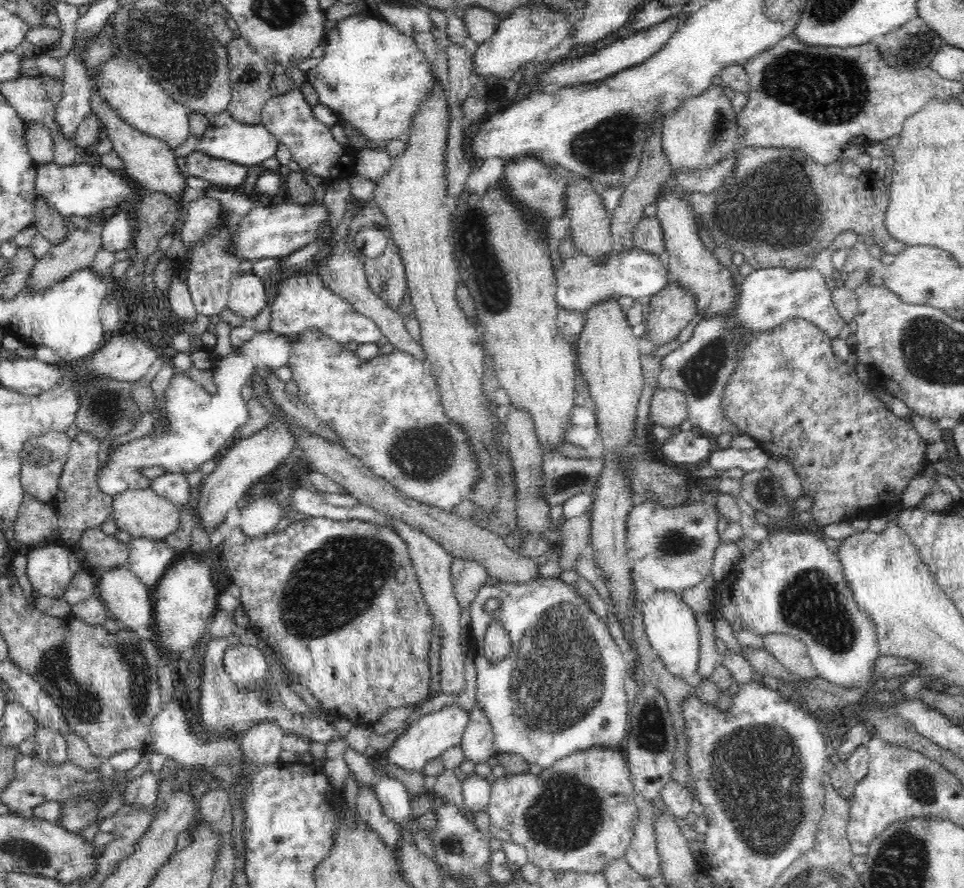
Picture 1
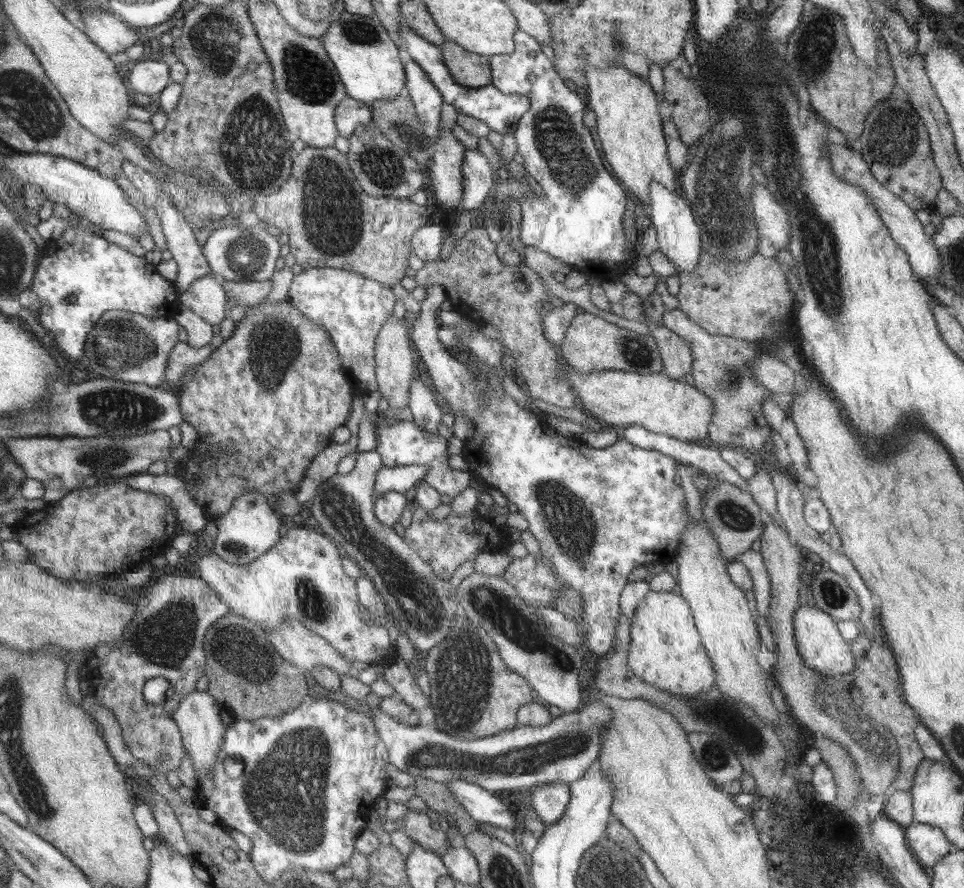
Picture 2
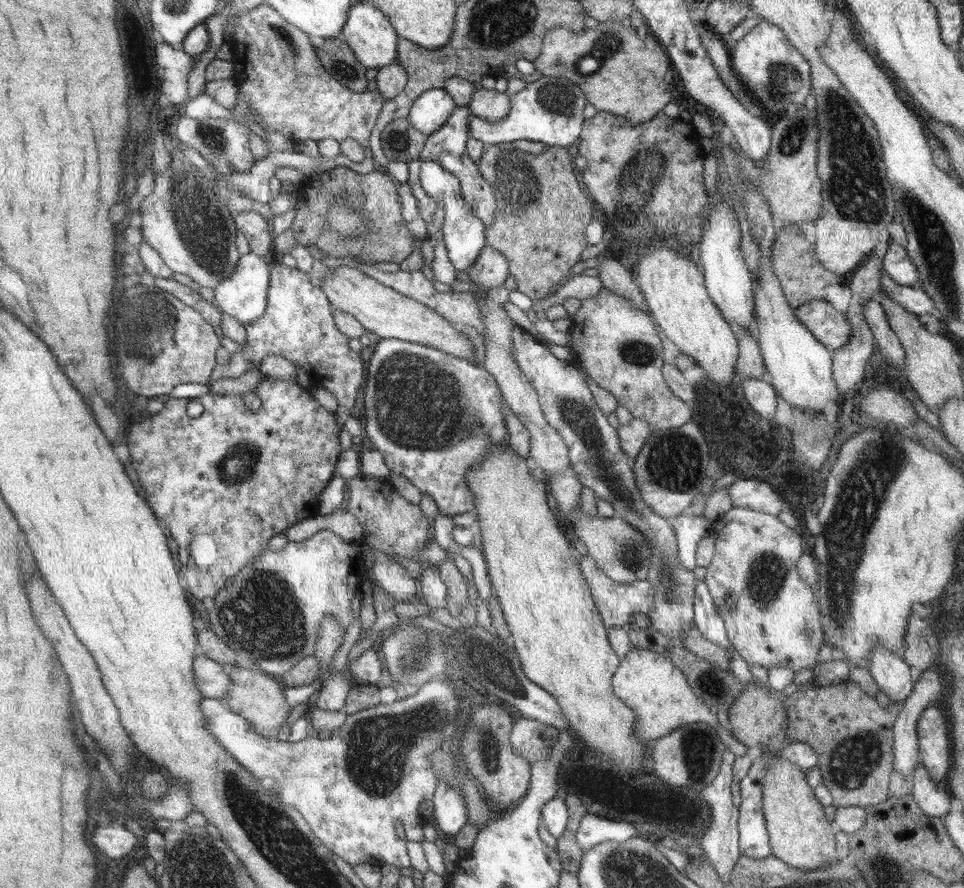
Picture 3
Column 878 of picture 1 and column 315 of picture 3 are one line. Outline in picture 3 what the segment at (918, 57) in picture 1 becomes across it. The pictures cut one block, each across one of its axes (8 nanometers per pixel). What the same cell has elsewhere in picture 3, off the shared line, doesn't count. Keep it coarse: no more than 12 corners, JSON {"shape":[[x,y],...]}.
{"shape":[[311,38],[326,72],[347,88],[368,91],[367,67],[348,44]]}

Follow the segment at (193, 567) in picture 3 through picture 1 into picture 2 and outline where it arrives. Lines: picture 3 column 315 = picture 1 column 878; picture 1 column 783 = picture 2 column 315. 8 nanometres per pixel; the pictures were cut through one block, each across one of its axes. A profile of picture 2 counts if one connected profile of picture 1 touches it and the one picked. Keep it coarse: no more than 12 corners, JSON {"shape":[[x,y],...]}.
{"shape":[[290,300],[182,384],[209,521],[293,492],[352,384]]}

